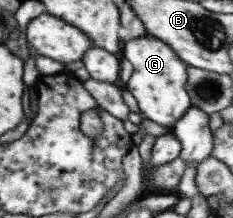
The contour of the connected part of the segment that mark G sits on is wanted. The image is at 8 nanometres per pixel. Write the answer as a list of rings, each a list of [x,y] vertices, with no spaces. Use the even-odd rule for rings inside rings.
[[[152,35],[127,41],[124,44],[124,58],[134,66],[134,73],[123,88],[138,101],[143,116],[165,127],[174,126],[191,107],[190,96],[185,88],[187,65],[170,46]]]

